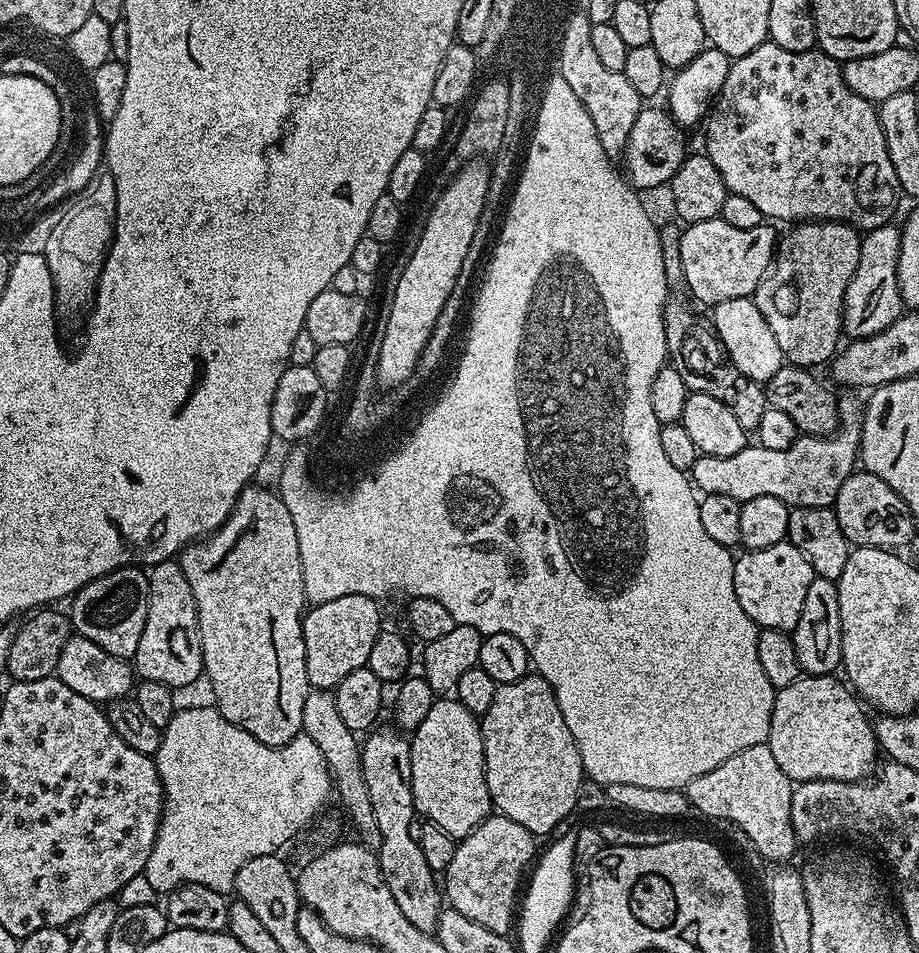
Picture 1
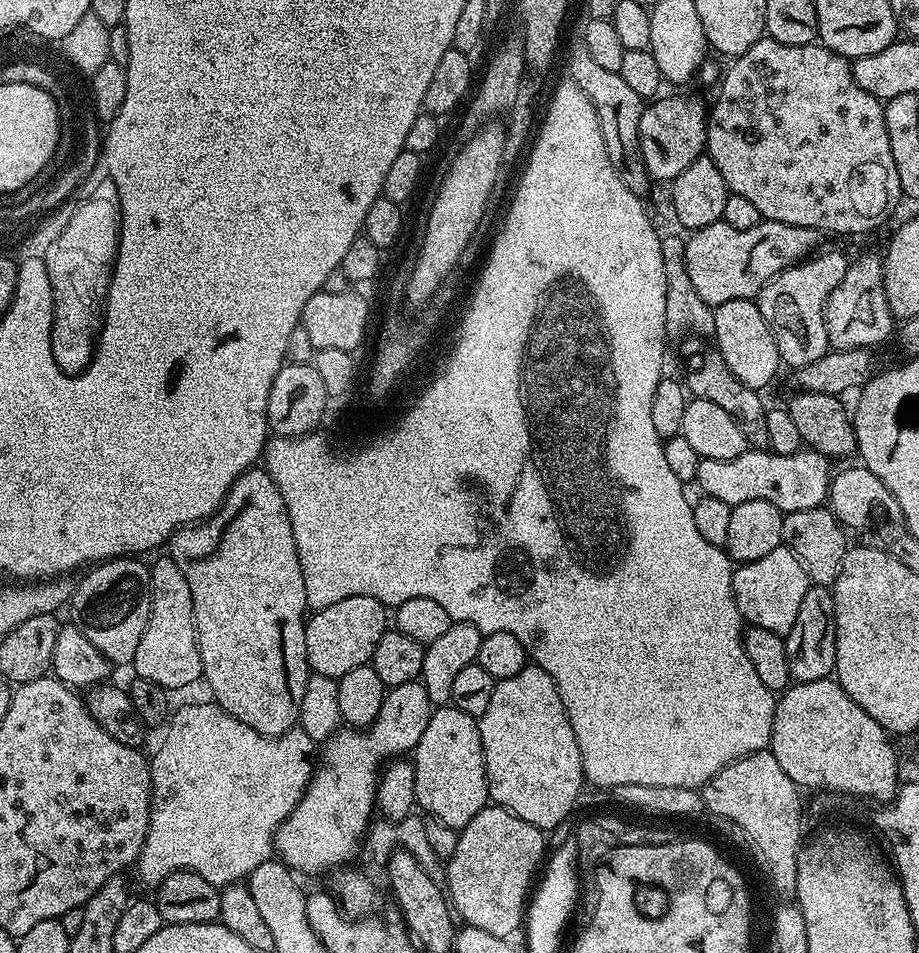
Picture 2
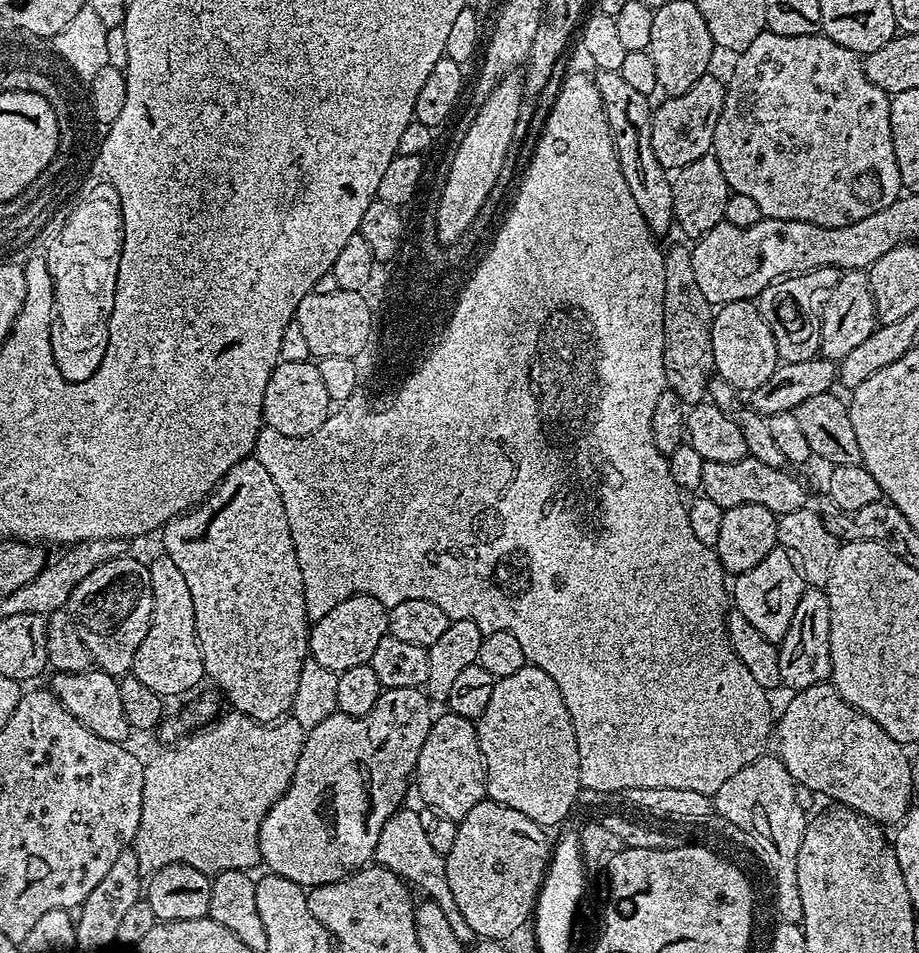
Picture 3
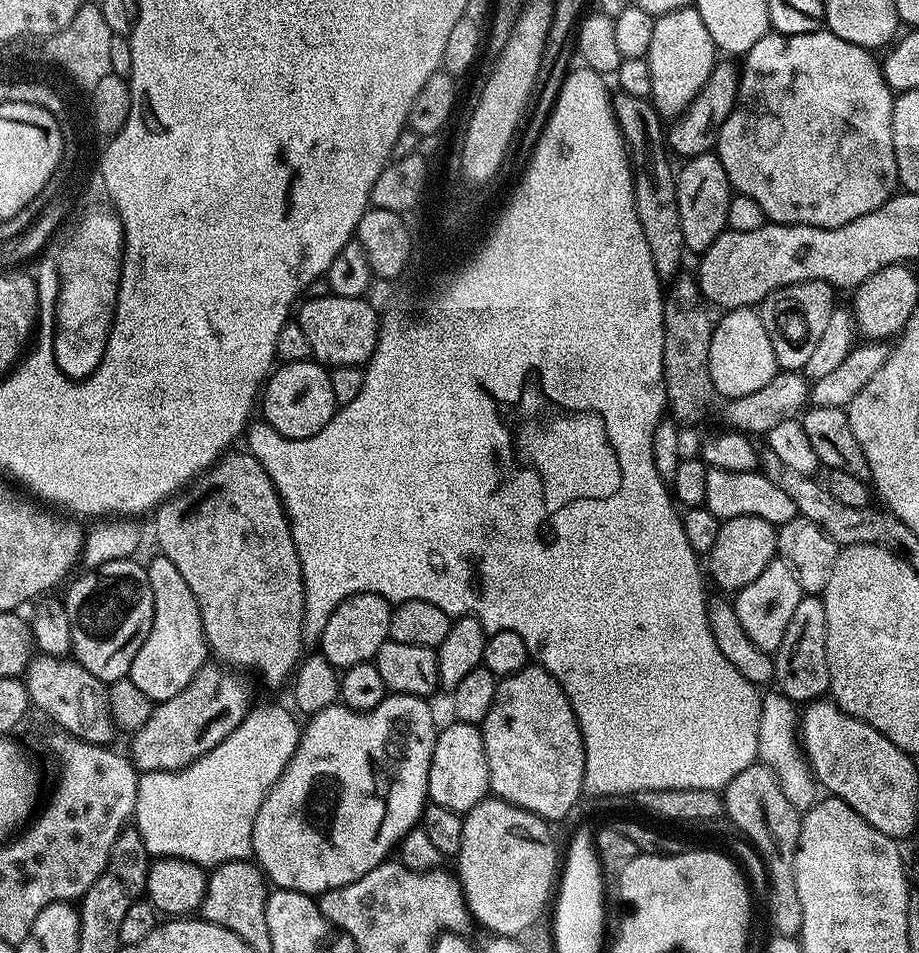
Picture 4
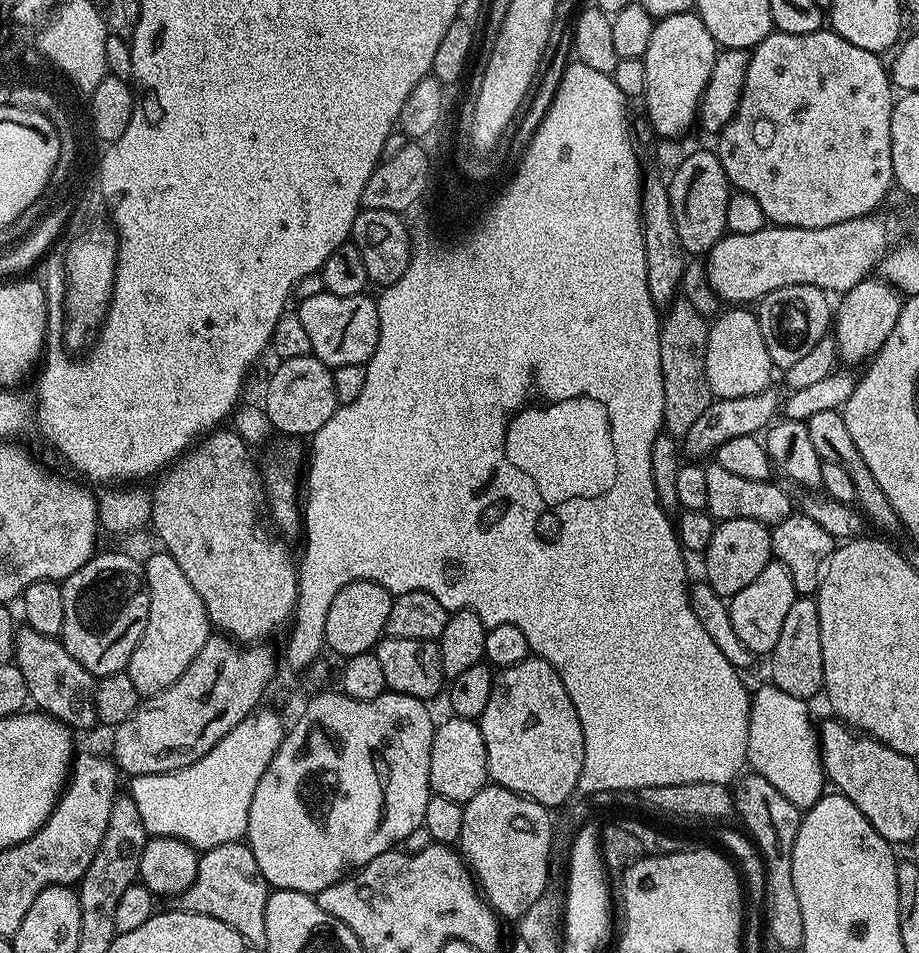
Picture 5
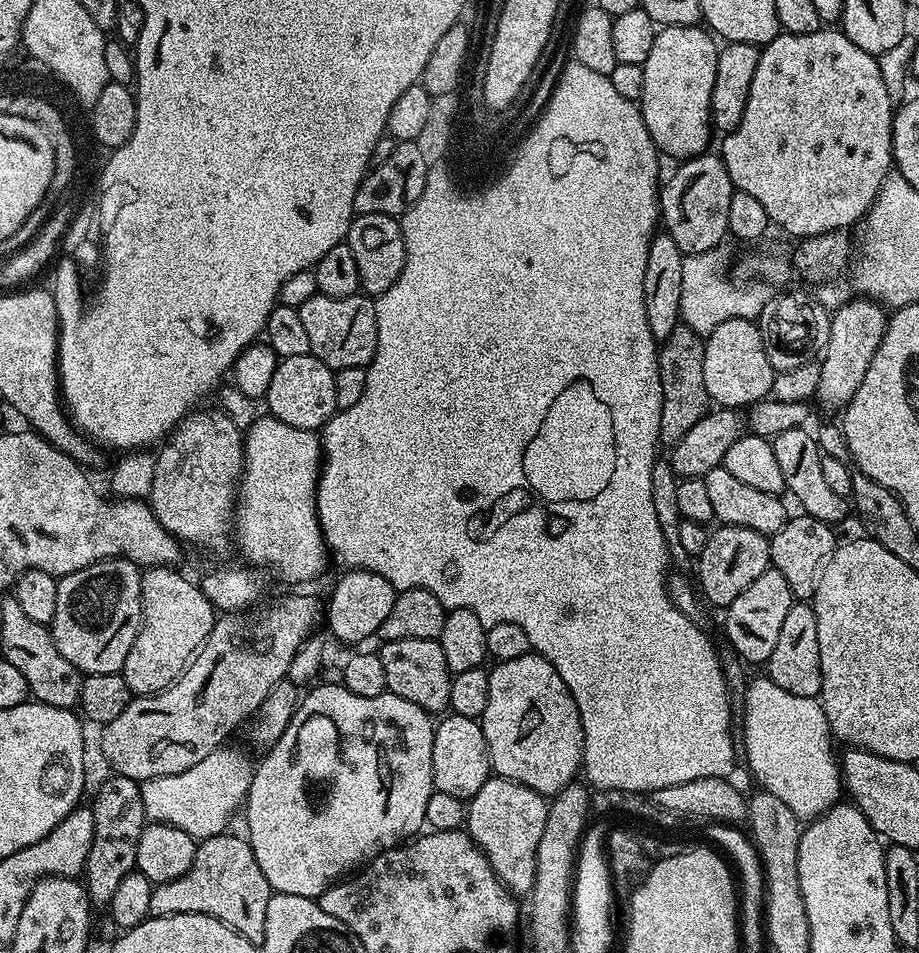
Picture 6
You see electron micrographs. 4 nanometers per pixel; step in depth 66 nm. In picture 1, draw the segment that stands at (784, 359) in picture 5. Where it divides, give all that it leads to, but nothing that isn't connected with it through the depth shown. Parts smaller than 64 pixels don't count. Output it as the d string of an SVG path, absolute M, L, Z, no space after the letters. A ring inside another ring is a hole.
M839 220L800 222L789 228L792 229L785 240L783 237L768 275L756 287L754 299L758 310L762 310L762 318L766 318L770 330L774 330L774 339L778 341L785 361L797 368L812 370L815 364L827 365L841 343L844 295L846 286L850 286L850 278L854 278L854 270L858 270L862 236L852 225L841 224Z

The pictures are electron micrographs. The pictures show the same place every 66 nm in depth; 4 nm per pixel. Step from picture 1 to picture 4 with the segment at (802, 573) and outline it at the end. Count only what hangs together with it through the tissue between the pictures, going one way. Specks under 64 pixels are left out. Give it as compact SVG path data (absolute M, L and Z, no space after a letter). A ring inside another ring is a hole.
M779 558L770 562L754 582L750 582L735 593L734 603L738 614L738 622L742 622L742 630L750 634L752 641L763 652L772 654L778 646L782 646L782 637L786 635L786 626L790 626L790 617L801 598L800 583L794 570L785 560Z

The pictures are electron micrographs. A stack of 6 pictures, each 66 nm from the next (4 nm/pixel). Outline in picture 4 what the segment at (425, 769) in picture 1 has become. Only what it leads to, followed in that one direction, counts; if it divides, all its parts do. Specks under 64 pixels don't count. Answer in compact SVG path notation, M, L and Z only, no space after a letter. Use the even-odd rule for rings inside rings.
M451 722L439 729L428 774L428 800L461 814L489 795L483 731L475 724Z

